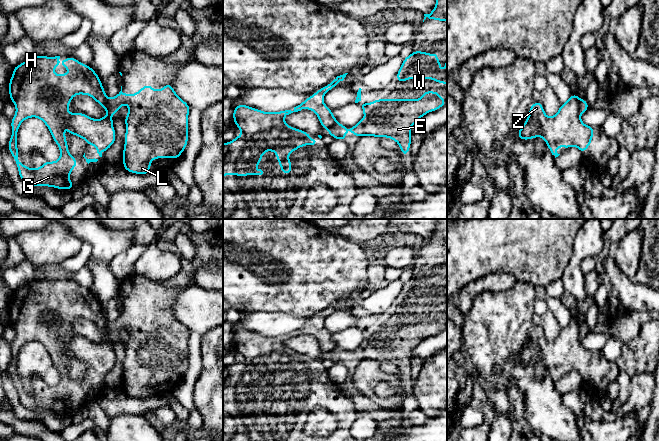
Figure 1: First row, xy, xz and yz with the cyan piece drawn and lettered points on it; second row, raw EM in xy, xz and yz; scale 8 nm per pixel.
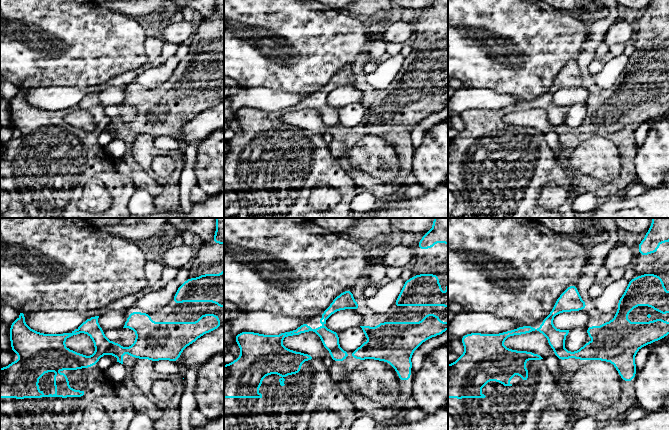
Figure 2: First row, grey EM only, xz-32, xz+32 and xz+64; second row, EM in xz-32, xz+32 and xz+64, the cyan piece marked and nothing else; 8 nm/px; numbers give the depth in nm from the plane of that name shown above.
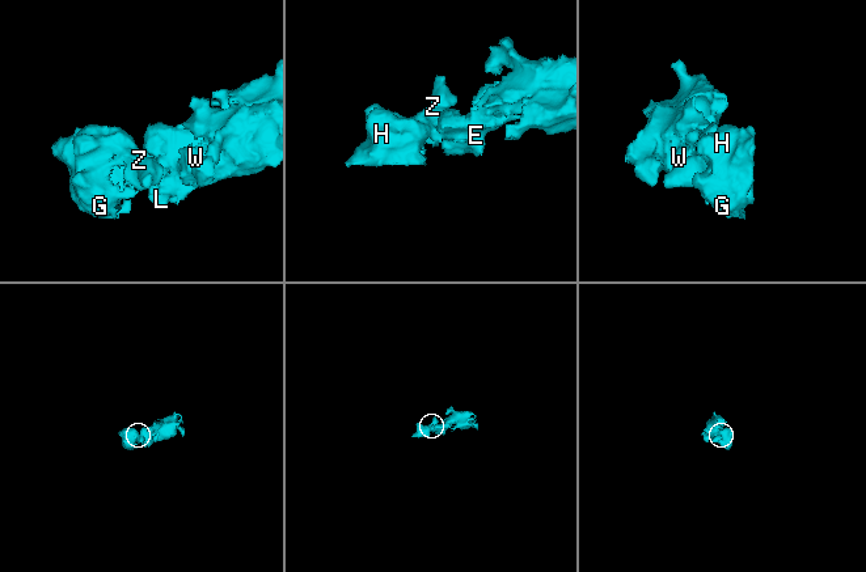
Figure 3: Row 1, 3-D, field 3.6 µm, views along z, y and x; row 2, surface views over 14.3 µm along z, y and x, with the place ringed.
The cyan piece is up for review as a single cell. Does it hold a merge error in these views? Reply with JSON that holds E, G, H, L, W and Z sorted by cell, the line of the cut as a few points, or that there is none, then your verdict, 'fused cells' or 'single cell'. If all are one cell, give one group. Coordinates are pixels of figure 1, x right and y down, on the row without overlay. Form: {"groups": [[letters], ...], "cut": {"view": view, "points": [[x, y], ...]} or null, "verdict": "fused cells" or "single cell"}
{"groups": [["E", "L", "W"], ["G", "H", "Z"]], "cut": {"view": "yz", "points": [[580, 323], [578, 337]]}, "verdict": "fused cells"}

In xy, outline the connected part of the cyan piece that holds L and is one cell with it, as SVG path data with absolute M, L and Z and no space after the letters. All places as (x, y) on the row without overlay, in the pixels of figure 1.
M168 306L160 314L153 314L152 309L147 308L135 318L124 318L121 310L121 315L115 321L108 323L105 336L107 338L118 337L124 327L128 329L129 334L127 340L124 342L126 356L123 372L123 392L130 397L148 399L154 382L173 382L177 384L188 368L188 340L190 329L176 318L171 307Z

